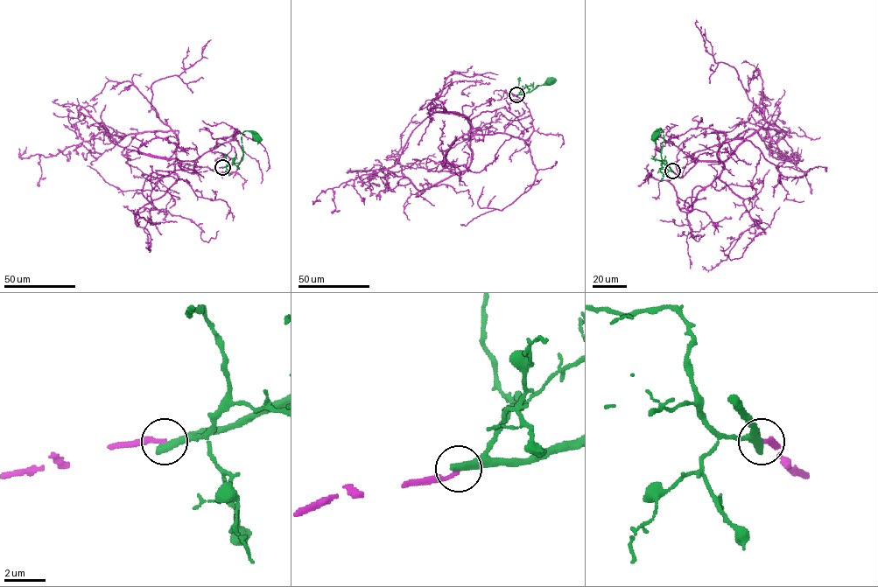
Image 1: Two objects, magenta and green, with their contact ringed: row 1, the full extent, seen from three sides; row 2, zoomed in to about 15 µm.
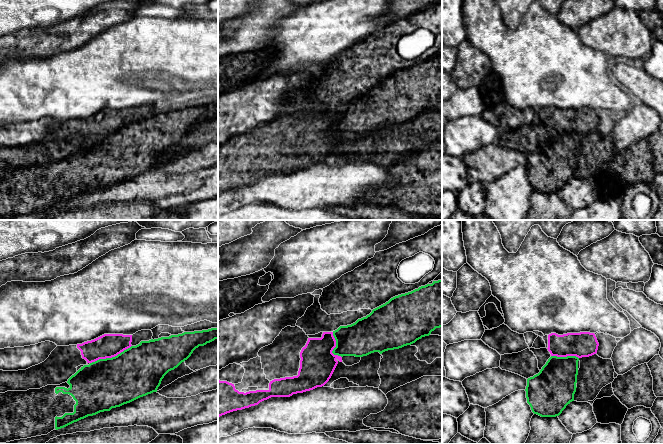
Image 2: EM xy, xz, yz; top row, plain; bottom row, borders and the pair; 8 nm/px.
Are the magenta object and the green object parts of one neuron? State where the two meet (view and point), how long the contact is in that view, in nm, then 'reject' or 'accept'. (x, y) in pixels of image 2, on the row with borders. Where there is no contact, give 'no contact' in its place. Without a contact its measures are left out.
contact xy (110, 357); length 360 nm; reject

